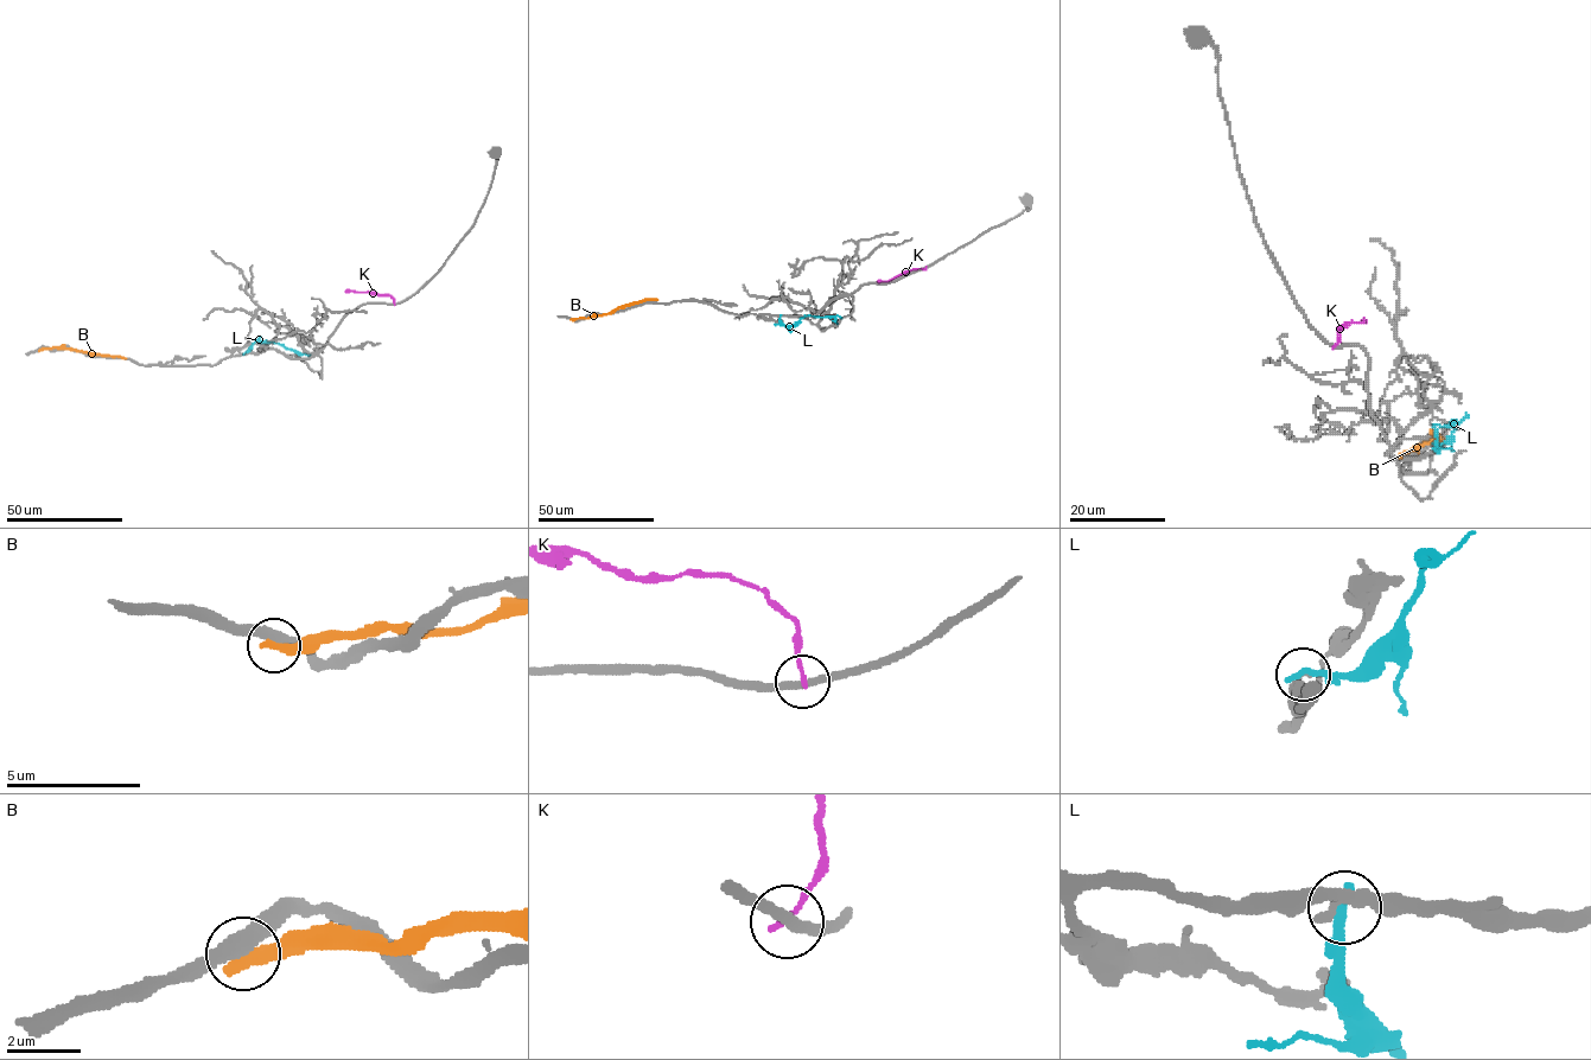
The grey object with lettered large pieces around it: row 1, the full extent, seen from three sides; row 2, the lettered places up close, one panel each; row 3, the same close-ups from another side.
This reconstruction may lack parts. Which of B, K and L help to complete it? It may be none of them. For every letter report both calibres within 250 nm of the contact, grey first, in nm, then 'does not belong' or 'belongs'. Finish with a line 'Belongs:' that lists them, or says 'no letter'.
B: 420 nm thick on the grey side, 440 nm on the other; does not belong
K: 280 nm thick on the grey side, 160 nm on the other; does not belong
L: 360 nm thick on the grey side, 320 nm on the other; does not belong
Belongs: no letter

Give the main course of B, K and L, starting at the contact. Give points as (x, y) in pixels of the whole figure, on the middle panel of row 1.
B: (572, 319), (602, 315), (646, 299), (657, 299)
K: (926, 267), (877, 281)
L: (781, 315), (786, 326), (794, 326), (801, 318), (810, 315), (834, 317), (837, 324)

